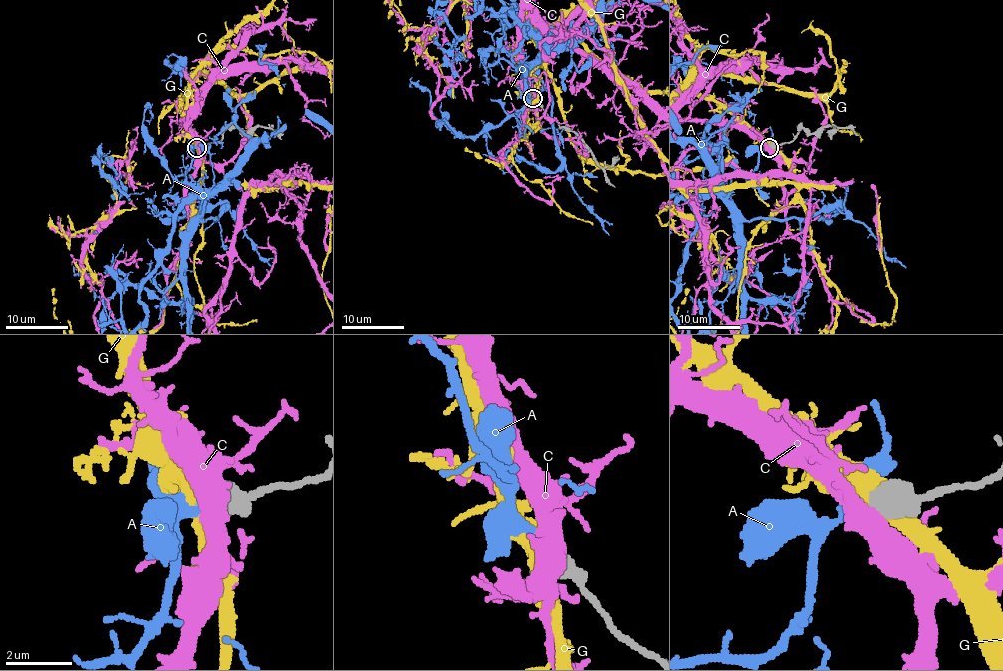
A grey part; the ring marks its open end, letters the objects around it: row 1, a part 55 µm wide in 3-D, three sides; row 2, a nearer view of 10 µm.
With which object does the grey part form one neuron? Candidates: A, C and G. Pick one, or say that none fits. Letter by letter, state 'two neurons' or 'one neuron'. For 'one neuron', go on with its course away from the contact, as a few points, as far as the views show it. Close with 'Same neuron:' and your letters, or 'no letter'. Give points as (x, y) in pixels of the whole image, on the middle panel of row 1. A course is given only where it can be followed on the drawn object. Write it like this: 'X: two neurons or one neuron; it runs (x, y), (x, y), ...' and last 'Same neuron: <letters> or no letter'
A: one neuron
C: two neurons
G: two neurons
Same neuron: A

